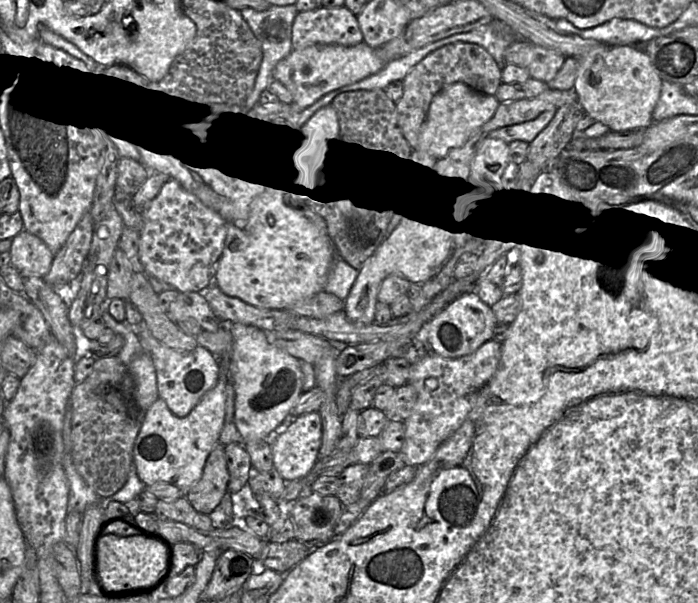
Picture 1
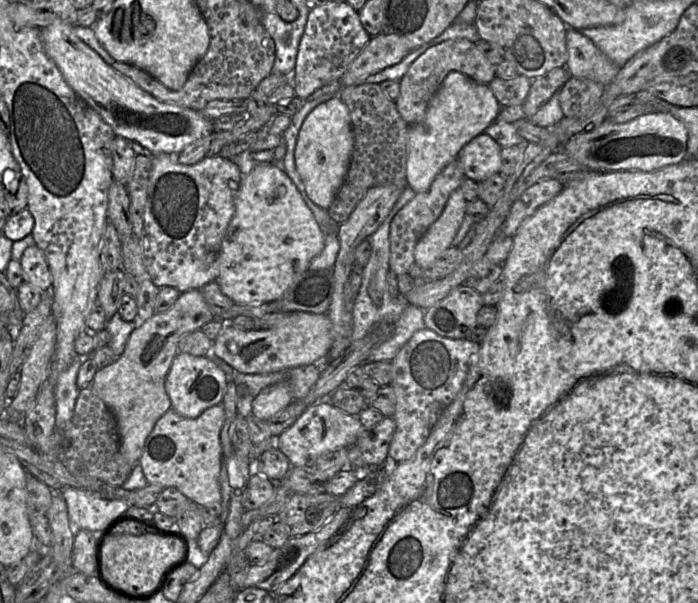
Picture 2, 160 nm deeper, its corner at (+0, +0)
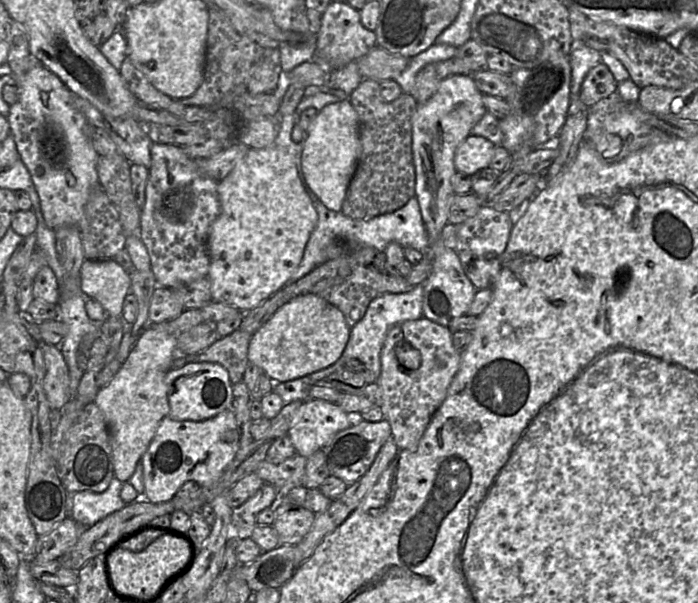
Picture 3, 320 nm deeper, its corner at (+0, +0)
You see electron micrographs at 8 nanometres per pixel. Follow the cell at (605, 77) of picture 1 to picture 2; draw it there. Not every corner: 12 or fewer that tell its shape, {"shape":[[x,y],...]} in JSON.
{"shape":[[567,29],[571,77],[607,87],[621,67],[581,30]]}

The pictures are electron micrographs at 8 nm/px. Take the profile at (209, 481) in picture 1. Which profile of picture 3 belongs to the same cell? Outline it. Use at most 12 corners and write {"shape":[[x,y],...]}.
{"shape":[[235,330],[182,361],[222,365],[243,378],[252,334]]}

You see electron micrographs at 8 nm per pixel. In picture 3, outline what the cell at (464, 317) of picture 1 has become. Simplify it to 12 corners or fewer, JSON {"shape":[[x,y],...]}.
{"shape":[[441,237],[429,247],[423,316],[448,326],[478,289]]}

